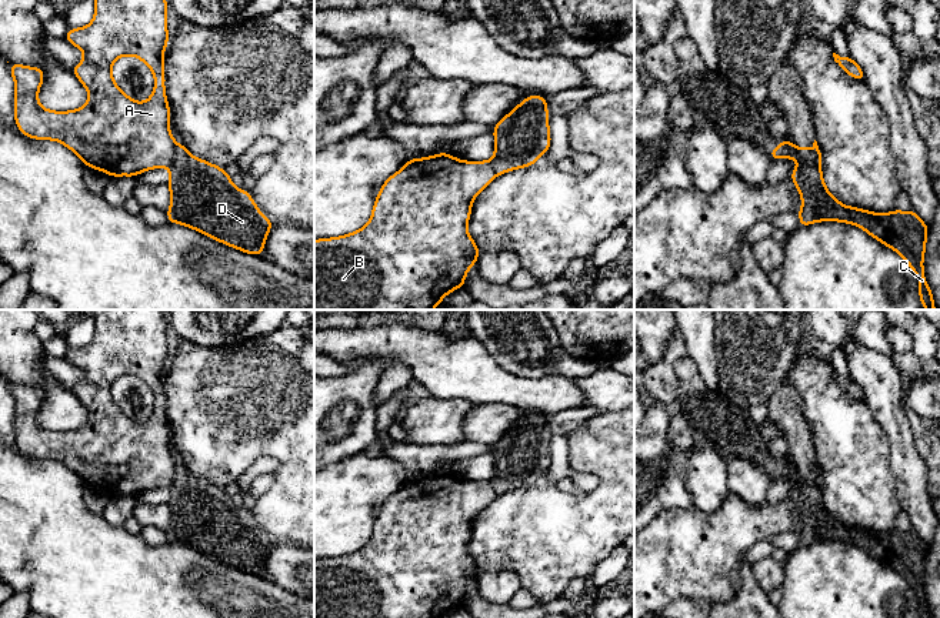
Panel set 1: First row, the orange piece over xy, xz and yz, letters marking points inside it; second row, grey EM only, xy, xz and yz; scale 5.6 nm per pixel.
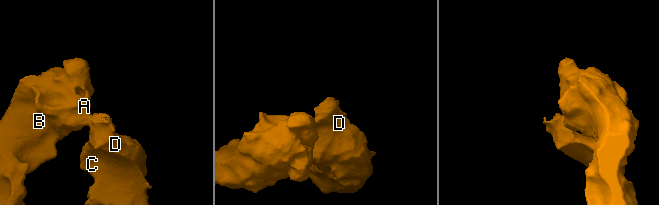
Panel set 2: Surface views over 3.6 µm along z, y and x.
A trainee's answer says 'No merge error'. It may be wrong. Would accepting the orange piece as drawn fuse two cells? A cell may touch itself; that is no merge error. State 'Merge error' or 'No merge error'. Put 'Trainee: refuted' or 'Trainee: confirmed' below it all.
Merge error
Trainee: refuted

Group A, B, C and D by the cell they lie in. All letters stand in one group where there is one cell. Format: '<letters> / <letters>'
A B / C D

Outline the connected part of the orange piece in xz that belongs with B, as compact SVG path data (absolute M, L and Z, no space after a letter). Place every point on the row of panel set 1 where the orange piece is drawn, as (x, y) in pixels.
M440 153L427 158L410 158L399 173L390 176L381 186L373 206L369 223L350 234L314 241L314 310L433 310L446 294L464 287L469 268L477 263L479 247L467 233L471 204L476 196L497 176L491 161L461 161L449 153Z

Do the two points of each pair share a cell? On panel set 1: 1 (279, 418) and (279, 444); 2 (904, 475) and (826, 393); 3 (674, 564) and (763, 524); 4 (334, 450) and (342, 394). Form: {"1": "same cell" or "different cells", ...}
{"1": "same cell", "2": "different cells", "3": "same cell", "4": "same cell"}

